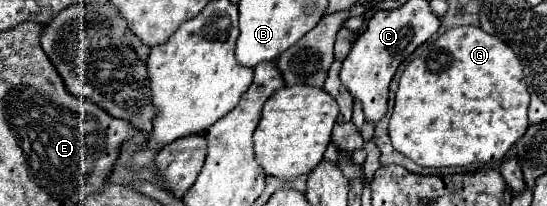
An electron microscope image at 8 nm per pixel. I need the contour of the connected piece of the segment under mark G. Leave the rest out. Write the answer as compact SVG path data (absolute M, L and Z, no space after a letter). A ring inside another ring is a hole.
M457 26L437 38L431 54L407 64L389 120L389 138L397 152L421 166L495 162L525 134L529 98L513 50L481 28Z

